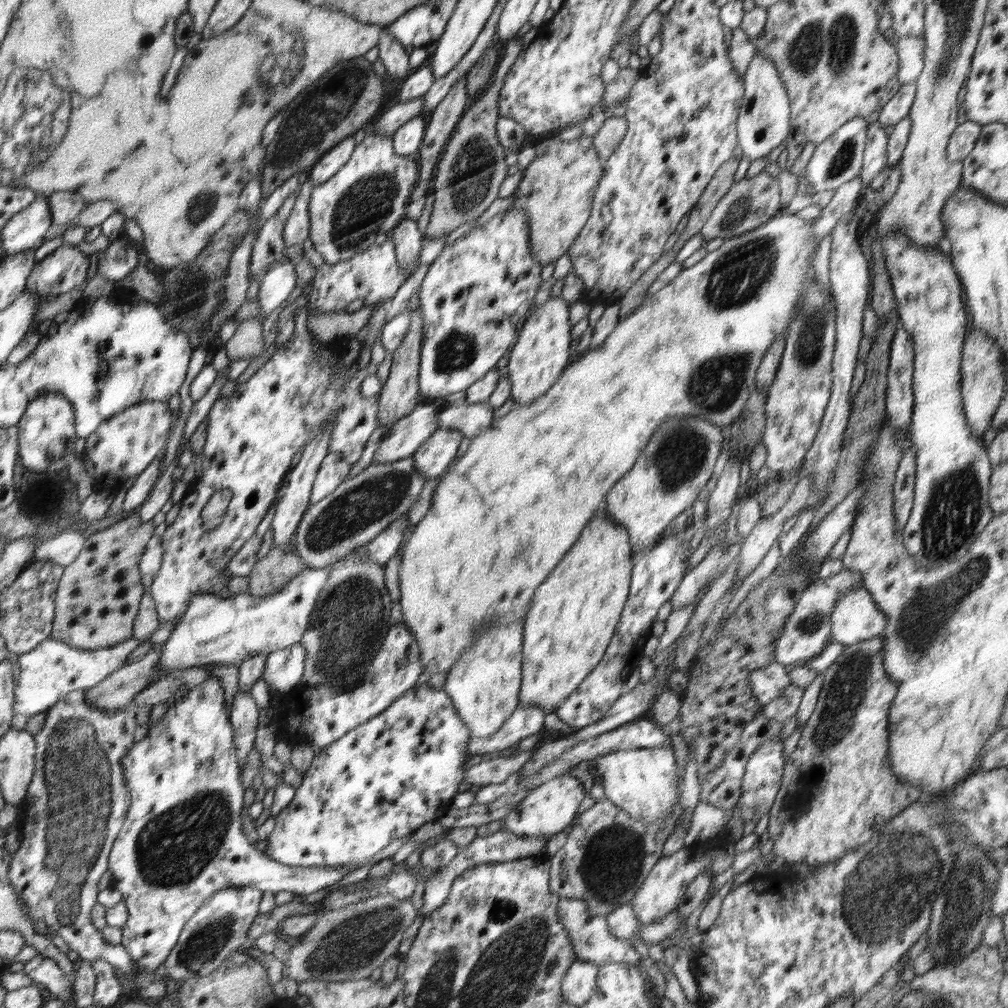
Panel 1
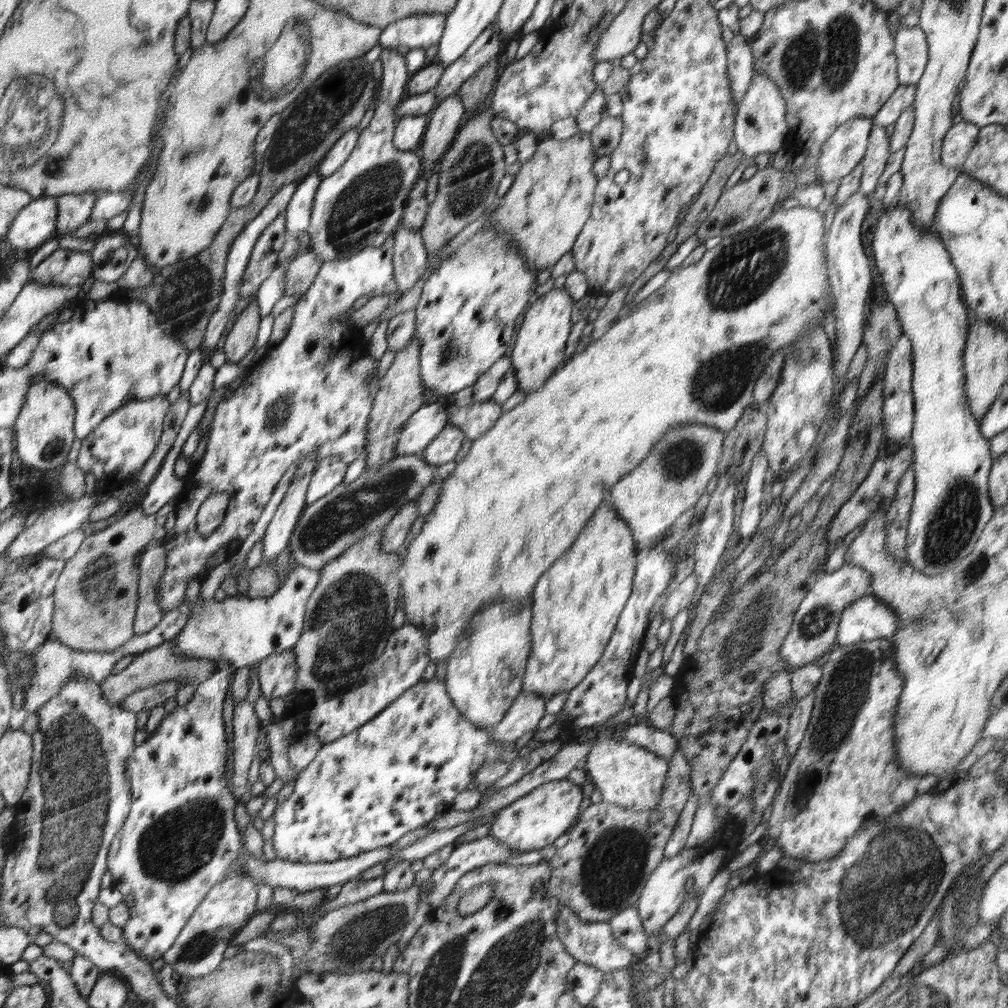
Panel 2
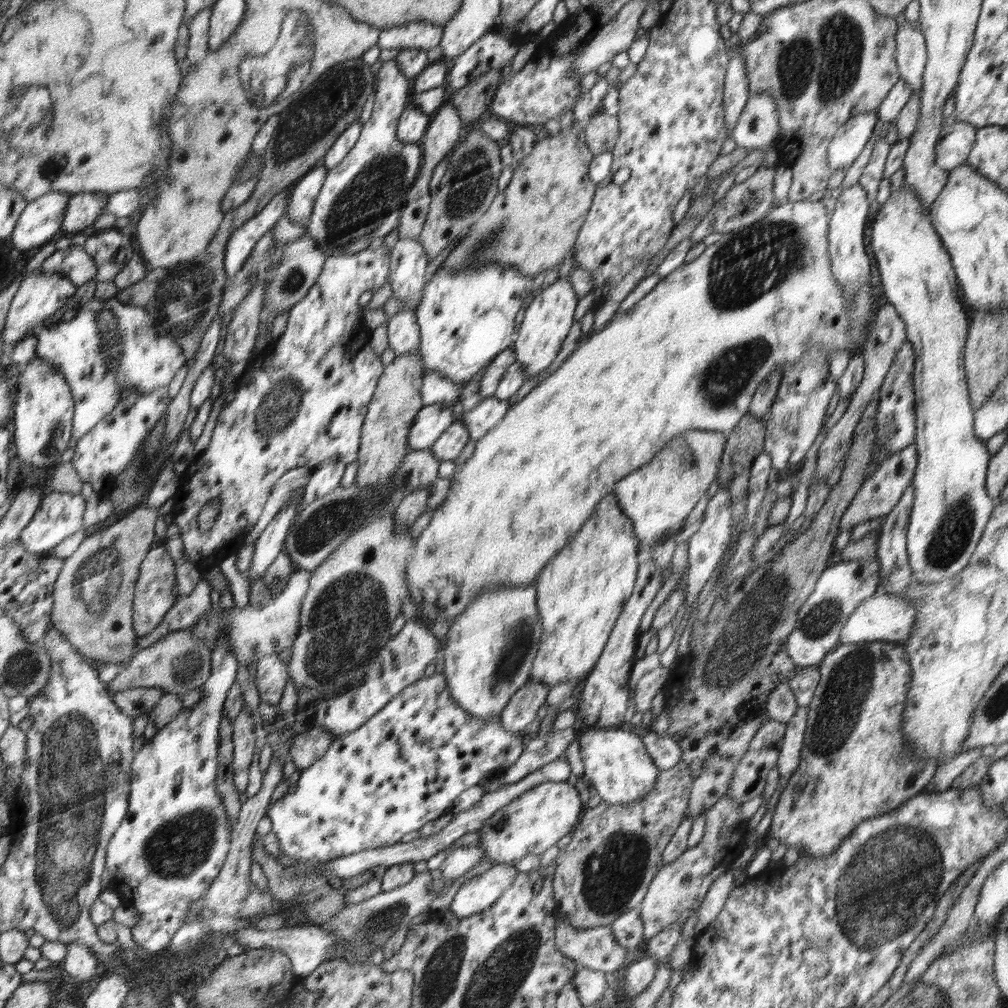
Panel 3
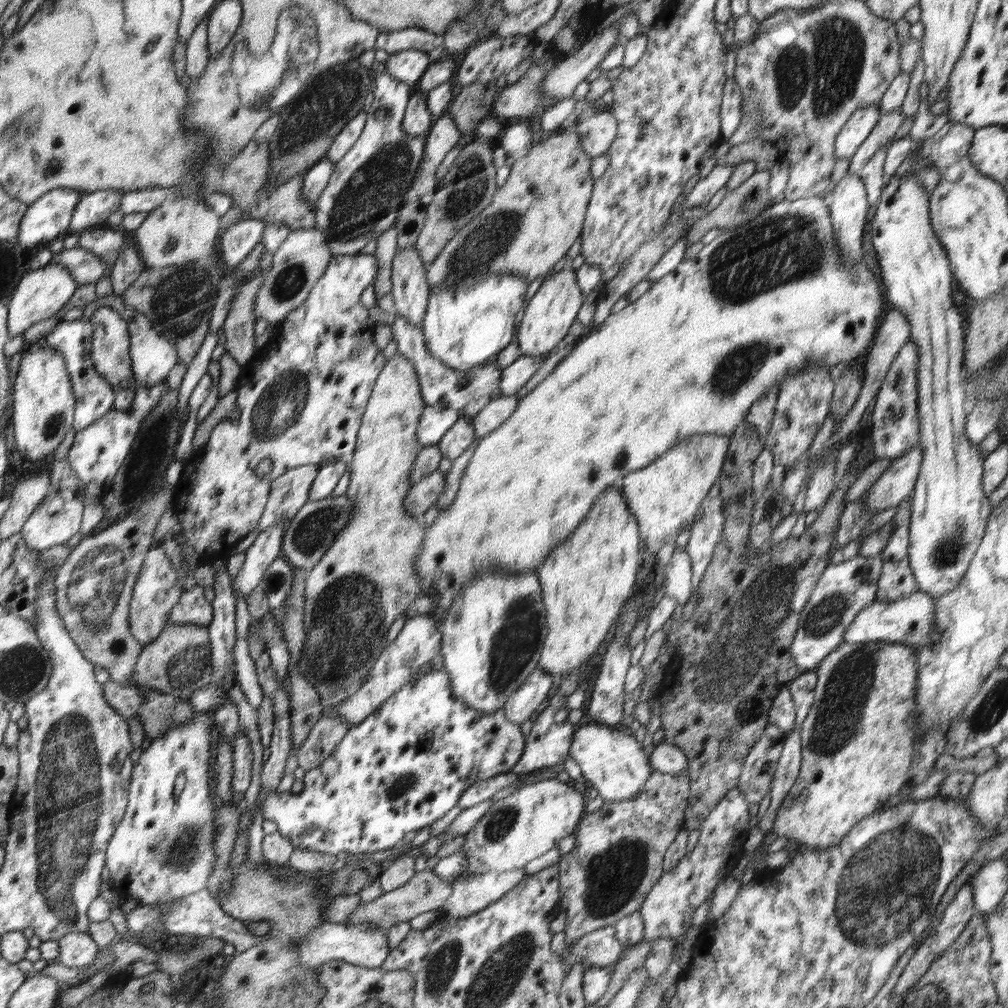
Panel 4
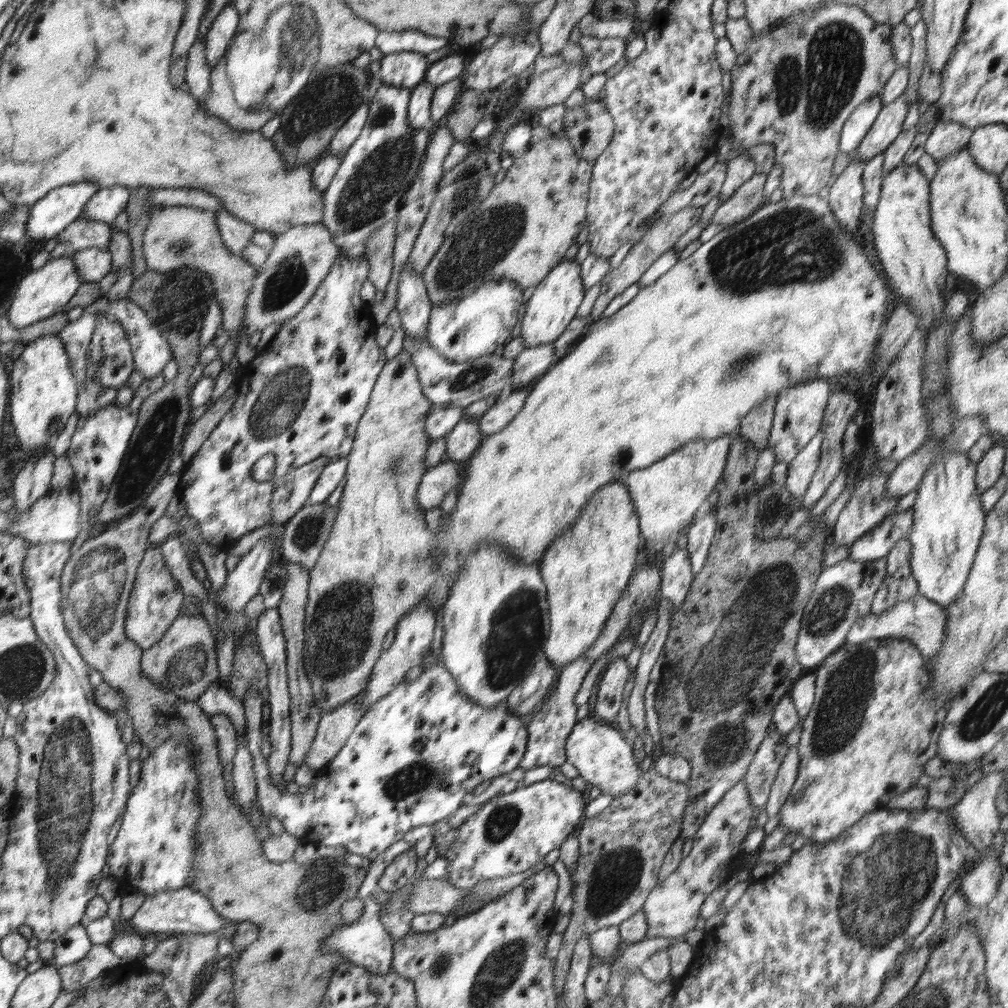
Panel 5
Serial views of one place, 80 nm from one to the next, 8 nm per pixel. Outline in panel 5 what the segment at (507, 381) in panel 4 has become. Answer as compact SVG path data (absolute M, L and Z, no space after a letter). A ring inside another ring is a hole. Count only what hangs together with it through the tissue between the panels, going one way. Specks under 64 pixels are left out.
M553 343L526 347L514 360L513 375L511 376L513 390L523 388L530 381L546 373L554 364L552 362L554 350Z

